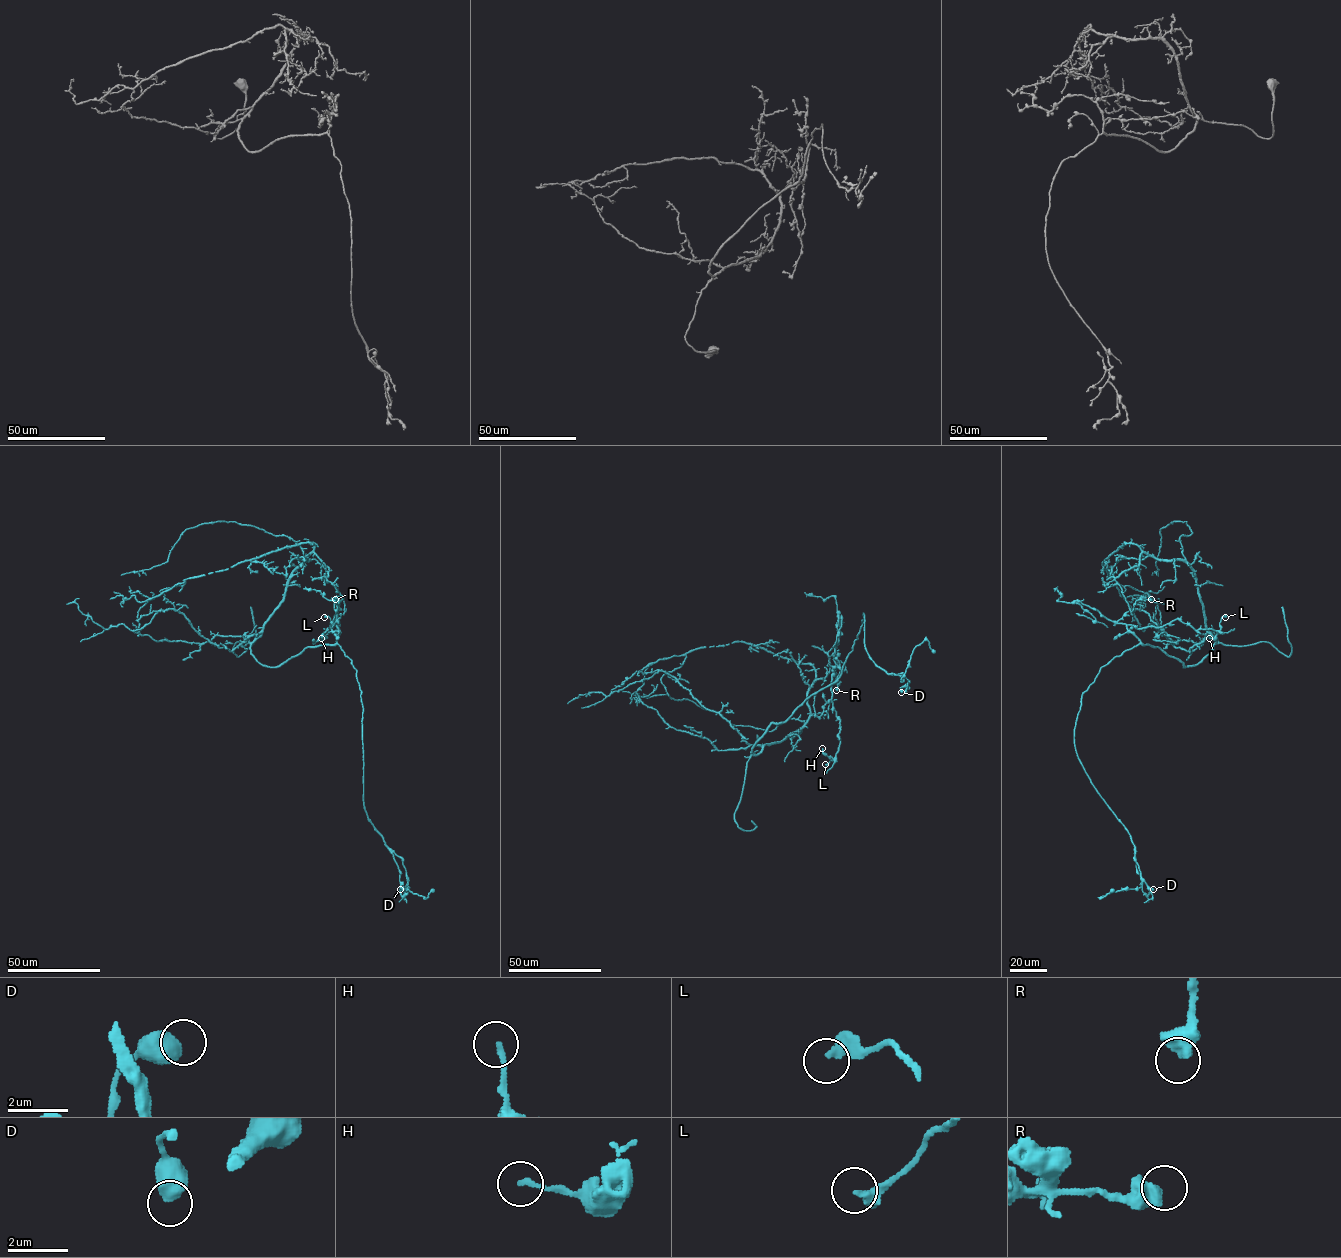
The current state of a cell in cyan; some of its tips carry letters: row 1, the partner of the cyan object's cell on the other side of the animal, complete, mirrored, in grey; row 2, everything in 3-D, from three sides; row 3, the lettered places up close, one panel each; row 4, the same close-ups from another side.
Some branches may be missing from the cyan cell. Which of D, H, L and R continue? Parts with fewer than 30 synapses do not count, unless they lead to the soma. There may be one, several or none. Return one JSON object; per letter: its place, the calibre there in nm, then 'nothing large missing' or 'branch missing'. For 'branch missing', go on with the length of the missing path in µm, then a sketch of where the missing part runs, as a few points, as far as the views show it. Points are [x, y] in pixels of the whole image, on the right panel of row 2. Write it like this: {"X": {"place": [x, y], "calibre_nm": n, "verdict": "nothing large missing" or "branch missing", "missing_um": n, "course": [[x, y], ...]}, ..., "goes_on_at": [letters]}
{"D": {"place": [1153, 889], "calibre_nm": 600, "verdict": "nothing large missing"}, "H": {"place": [1209, 638], "calibre_nm": 160, "verdict": "nothing large missing"}, "L": {"place": [1225, 617], "calibre_nm": 440, "verdict": "nothing large missing"}, "R": {"place": [1151, 599], "calibre_nm": 700, "verdict": "nothing large missing"}, "goes_on_at": []}

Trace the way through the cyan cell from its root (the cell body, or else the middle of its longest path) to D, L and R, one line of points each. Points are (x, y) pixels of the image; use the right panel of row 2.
D: (1168, 656), (1138, 644), (1102, 666), (1082, 694), (1074, 732), (1090, 782), (1131, 837), (1142, 891), (1153, 889)
L: (1168, 656), (1144, 644), (1127, 625), (1160, 627), (1179, 619), (1195, 630), (1219, 631), (1225, 617)
R: (1168, 656), (1158, 647), (1144, 644), (1125, 624), (1117, 622), (1133, 608), (1137, 600), (1151, 599)

